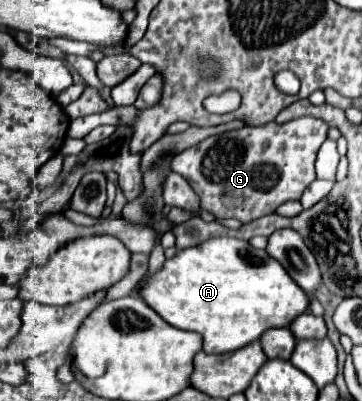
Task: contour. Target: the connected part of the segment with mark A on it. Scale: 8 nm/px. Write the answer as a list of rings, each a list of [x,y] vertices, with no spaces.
[[[212,237],[196,247],[178,251],[172,259],[166,259],[162,269],[152,273],[138,289],[138,297],[148,303],[168,325],[202,335],[204,353],[228,353],[236,351],[256,339],[266,329],[288,327],[300,313],[308,311],[308,295],[290,279],[290,275],[272,259],[266,251],[254,249],[248,241],[232,237]]]

